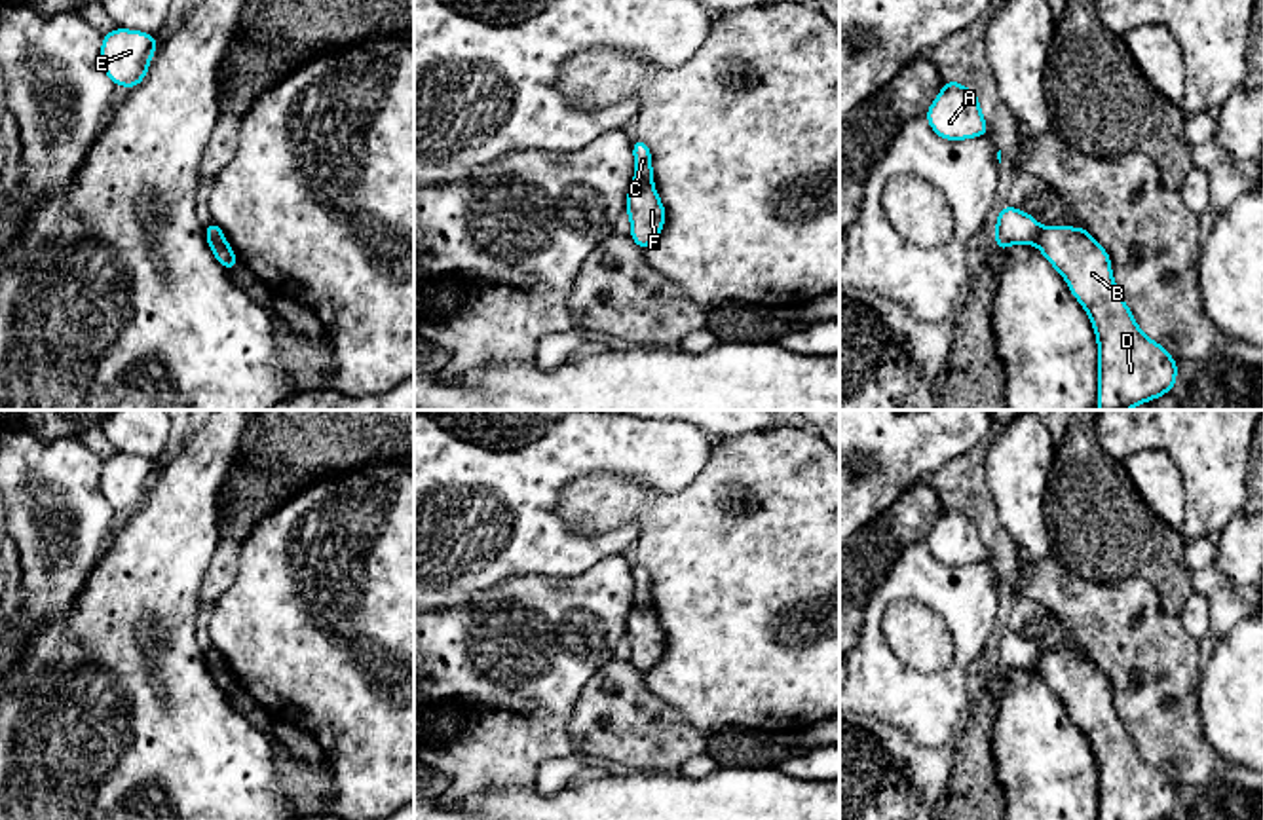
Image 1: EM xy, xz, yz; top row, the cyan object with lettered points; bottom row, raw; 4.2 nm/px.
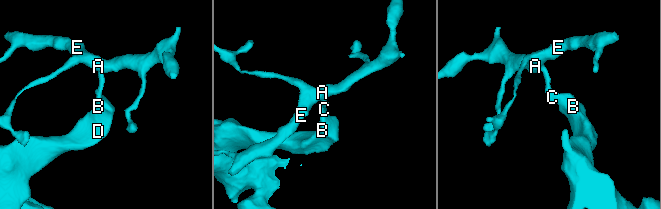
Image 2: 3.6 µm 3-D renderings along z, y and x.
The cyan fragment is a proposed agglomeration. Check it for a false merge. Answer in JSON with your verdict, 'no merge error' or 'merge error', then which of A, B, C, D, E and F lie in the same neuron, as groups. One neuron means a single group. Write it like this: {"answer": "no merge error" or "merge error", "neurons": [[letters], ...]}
{"answer": "merge error", "neurons": [["A", "C", "E"], ["B", "D", "F"]]}

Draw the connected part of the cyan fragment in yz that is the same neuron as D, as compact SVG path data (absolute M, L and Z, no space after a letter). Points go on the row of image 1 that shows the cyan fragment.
M1081 226L1043 228L1037 247L1058 270L1071 294L1088 313L1098 340L1098 410L1128 410L1170 393L1178 364L1155 340L1147 338L1124 304L1111 271L1107 251Z

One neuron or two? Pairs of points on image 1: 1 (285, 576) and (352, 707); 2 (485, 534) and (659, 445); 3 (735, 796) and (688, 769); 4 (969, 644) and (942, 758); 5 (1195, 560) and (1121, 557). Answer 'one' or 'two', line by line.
1: one
2: one
3: two
4: two
5: two

